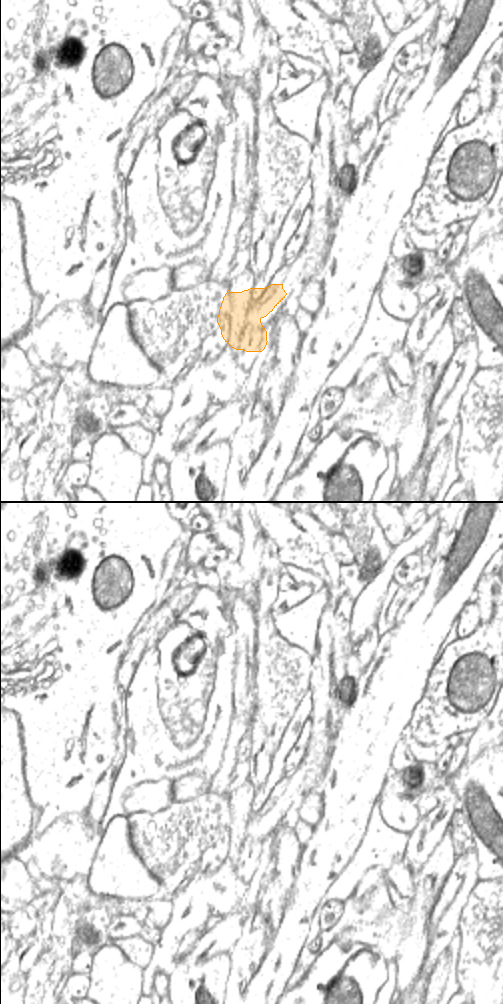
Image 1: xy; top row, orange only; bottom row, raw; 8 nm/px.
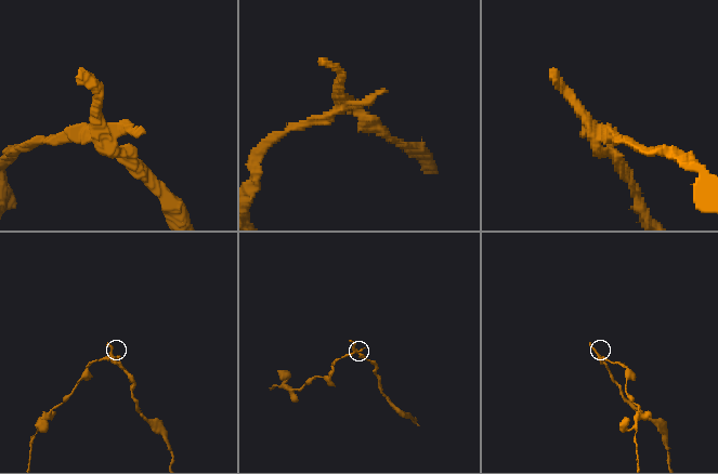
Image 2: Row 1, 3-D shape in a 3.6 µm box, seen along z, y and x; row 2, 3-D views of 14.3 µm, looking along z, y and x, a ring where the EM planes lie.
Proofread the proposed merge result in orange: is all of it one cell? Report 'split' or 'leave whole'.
split

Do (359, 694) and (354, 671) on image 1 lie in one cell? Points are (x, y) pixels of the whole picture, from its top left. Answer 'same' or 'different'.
same

